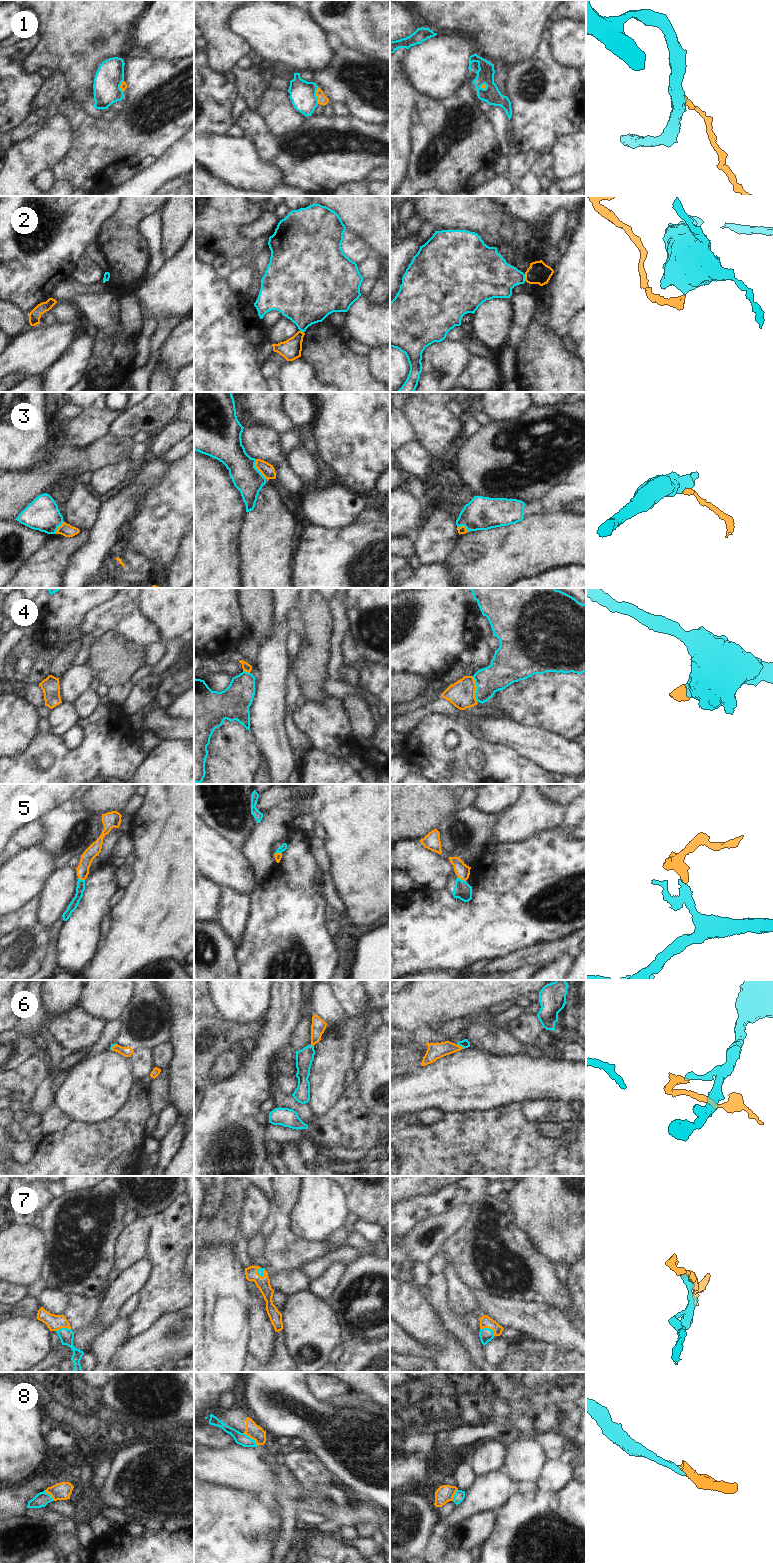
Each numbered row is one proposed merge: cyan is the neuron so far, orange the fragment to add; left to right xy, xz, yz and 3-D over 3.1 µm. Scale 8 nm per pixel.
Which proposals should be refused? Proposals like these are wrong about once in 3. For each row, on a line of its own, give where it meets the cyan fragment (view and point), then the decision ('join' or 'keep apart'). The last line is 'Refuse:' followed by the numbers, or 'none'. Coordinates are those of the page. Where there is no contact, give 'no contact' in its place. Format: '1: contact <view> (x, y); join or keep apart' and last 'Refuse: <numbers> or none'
1: contact xz (316, 96); keep apart
2: contact yz (524, 277); keep apart
3: contact xz (257, 469); join
4: contact yz (476, 689); keep apart
5: contact yz (462, 880); join
6: contact yz (460, 1045); join
7: contact yz (488, 1328); join
8: contact xz (250, 1438); keep apart
Refuse: 1, 2, 4, 8

